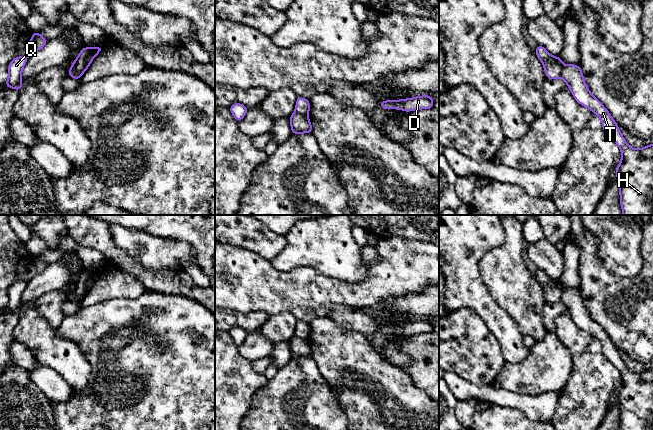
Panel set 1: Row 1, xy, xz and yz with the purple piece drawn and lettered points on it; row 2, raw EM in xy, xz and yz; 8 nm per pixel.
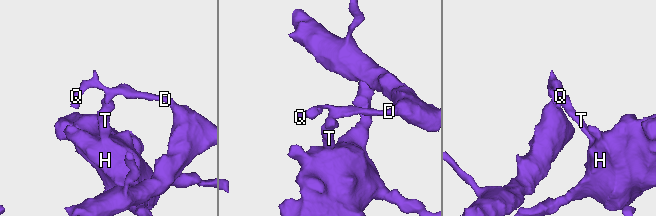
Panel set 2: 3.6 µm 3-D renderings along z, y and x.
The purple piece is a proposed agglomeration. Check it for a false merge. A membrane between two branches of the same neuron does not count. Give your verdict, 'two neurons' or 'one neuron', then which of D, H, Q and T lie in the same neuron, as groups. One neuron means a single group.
two neurons; groups D Q / H T

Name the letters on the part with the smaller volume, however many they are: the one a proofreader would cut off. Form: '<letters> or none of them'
H, T

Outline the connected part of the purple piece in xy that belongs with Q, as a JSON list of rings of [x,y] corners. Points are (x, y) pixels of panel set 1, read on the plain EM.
[[[33,256],[29,269],[27,271],[29,279],[16,281],[10,286],[8,290],[9,301],[4,308],[5,310],[11,311],[18,315],[21,313],[23,308],[21,297],[26,285],[34,276],[43,272],[46,267],[47,264],[41,258],[38,256]]]

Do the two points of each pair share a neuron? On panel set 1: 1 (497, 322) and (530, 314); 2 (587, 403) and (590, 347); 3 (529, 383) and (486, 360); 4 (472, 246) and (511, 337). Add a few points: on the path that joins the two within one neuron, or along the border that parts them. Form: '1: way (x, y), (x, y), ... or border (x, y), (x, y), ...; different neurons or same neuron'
1: border (495, 301), (515, 322), (522, 335); different neurons
2: way (590, 389), (590, 361); same neuron
3: border (505, 362), (496, 378), (490, 384); different neurons
4: way (472, 269), (472, 292), (492, 314); same neuron

